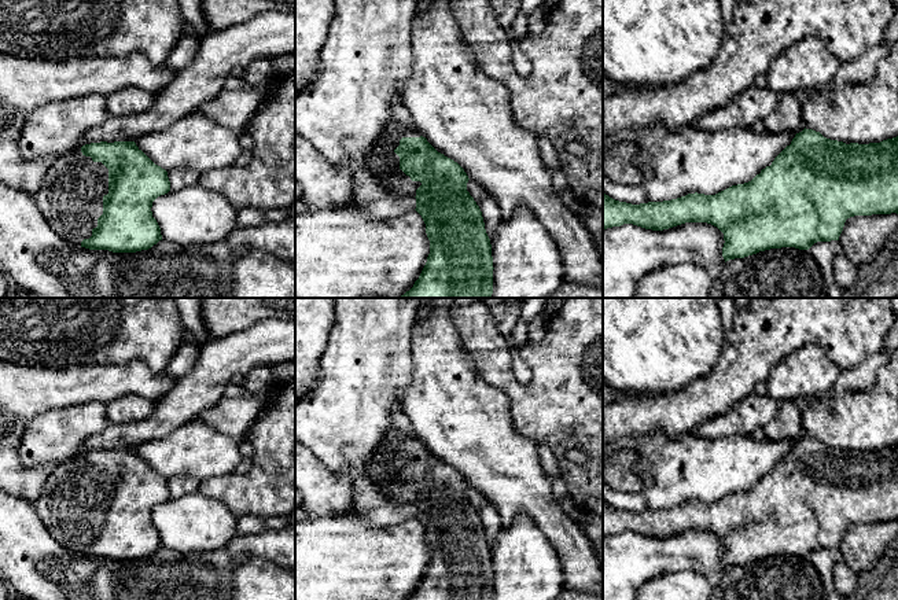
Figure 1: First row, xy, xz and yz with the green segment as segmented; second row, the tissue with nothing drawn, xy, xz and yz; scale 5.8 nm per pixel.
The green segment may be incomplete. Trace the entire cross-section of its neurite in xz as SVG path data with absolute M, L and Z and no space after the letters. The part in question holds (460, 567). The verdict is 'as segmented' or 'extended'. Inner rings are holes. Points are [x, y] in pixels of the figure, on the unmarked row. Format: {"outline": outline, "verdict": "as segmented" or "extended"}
{"outline": "M394 424L386 432L372 459L367 463L362 475L386 490L398 503L415 504L415 518L426 531L430 562L419 586L406 600L493 600L494 575L490 546L485 537L482 519L467 498L470 486L457 470L438 460L416 435L405 435Z", "verdict": "extended"}

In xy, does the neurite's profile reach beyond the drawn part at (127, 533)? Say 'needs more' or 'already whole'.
needs more

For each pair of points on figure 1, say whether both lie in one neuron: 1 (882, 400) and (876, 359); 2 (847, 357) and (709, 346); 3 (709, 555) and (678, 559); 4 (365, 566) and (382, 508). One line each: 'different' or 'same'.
1: different
2: different
3: same
4: different

